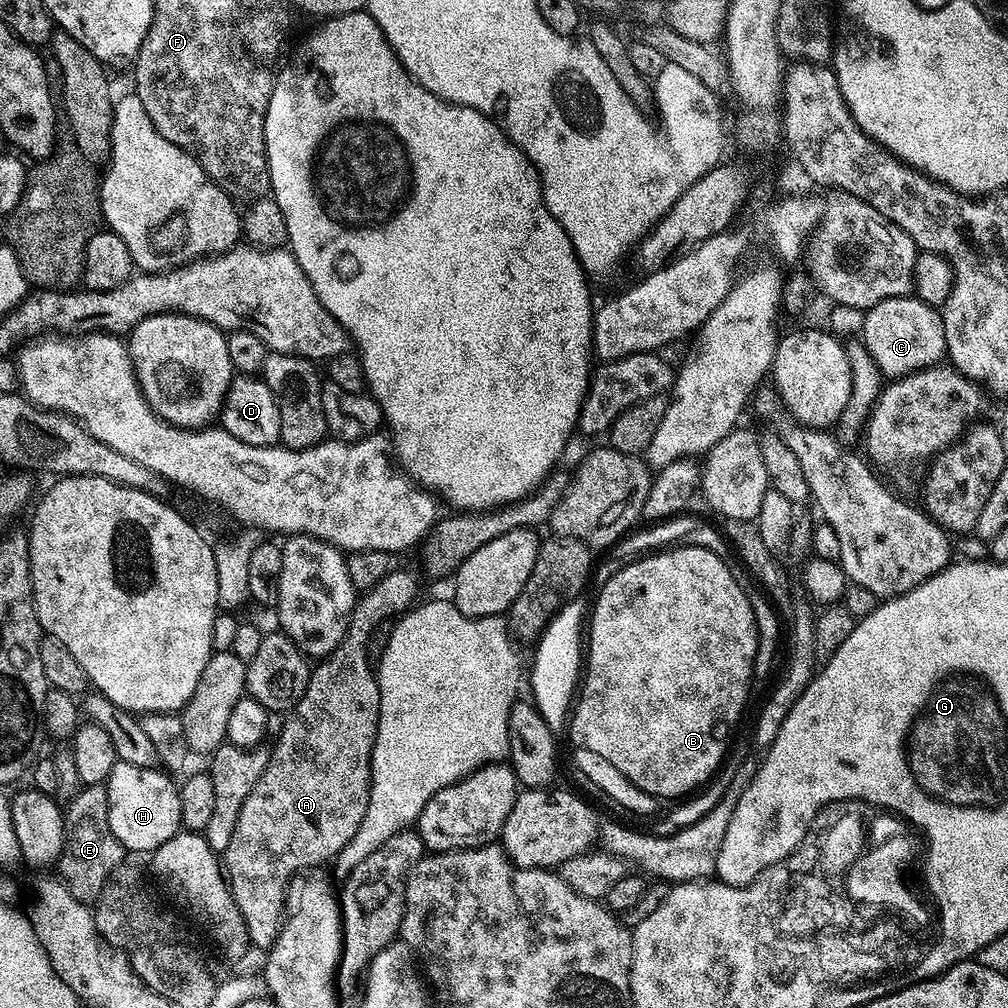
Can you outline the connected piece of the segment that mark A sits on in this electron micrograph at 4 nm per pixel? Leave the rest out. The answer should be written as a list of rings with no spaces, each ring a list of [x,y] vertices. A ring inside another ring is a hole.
[[[396,566],[393,567],[390,574],[386,574],[386,578],[382,578],[382,582],[378,582],[378,586],[374,586],[369,592],[363,593],[357,599],[356,605],[352,608],[352,615],[348,617],[348,629],[342,638],[342,642],[338,642],[338,646],[334,646],[334,650],[330,655],[323,657],[313,667],[312,677],[306,686],[306,694],[302,694],[298,706],[287,713],[285,720],[288,721],[281,726],[280,737],[277,738],[276,745],[271,745],[266,770],[262,770],[262,778],[258,778],[254,790],[250,790],[249,797],[242,804],[242,814],[238,816],[238,826],[234,828],[234,838],[230,840],[230,846],[227,851],[222,854],[222,864],[226,869],[228,886],[232,889],[232,897],[244,919],[249,941],[255,947],[257,944],[261,950],[271,948],[272,943],[278,938],[280,925],[286,915],[288,891],[294,877],[305,870],[315,869],[312,868],[315,864],[324,864],[327,860],[328,863],[335,861],[336,856],[346,846],[346,842],[350,842],[350,838],[354,838],[354,834],[358,834],[358,826],[362,826],[362,818],[366,818],[366,806],[370,802],[370,786],[372,785],[372,751],[374,750],[378,718],[380,717],[380,682],[377,673],[374,671],[373,661],[368,654],[368,639],[371,631],[374,630],[374,626],[378,626],[378,622],[382,622],[383,619],[399,618],[409,611],[417,603],[416,595],[419,592],[419,578],[410,569]]]

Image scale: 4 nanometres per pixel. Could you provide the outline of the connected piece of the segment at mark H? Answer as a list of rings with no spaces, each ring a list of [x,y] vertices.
[[[117,760],[114,770],[110,770],[106,781],[110,830],[114,830],[114,838],[118,838],[129,853],[155,853],[181,831],[180,790],[177,781],[171,779],[175,780],[159,767],[134,766],[121,760]]]

